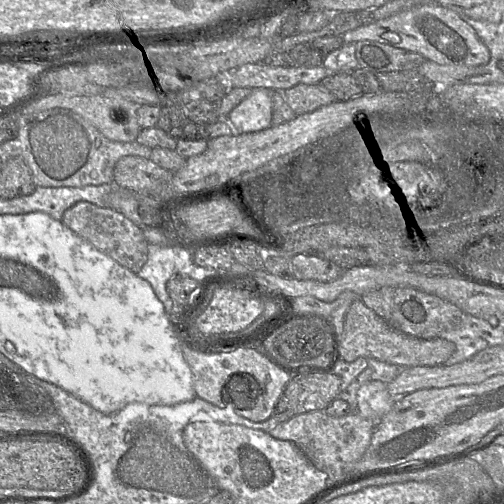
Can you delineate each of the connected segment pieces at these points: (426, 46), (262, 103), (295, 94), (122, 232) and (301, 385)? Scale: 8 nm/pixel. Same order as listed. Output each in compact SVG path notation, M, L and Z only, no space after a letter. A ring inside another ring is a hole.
M421 5L385 19L367 22L342 36L345 43L372 40L421 54L426 60L443 65L480 66L490 60L487 46L472 26L457 12L439 5Z
M253 88L229 114L232 135L258 132L271 127L272 94L275 90Z
M318 84L296 85L284 91L284 98L296 115L312 112L336 100L333 94Z
M80 201L64 212L61 222L132 273L137 274L147 261L149 243L143 235L143 228L135 225L114 209Z
M332 372L292 376L271 417L279 423L311 411L325 410L341 392L341 379Z

